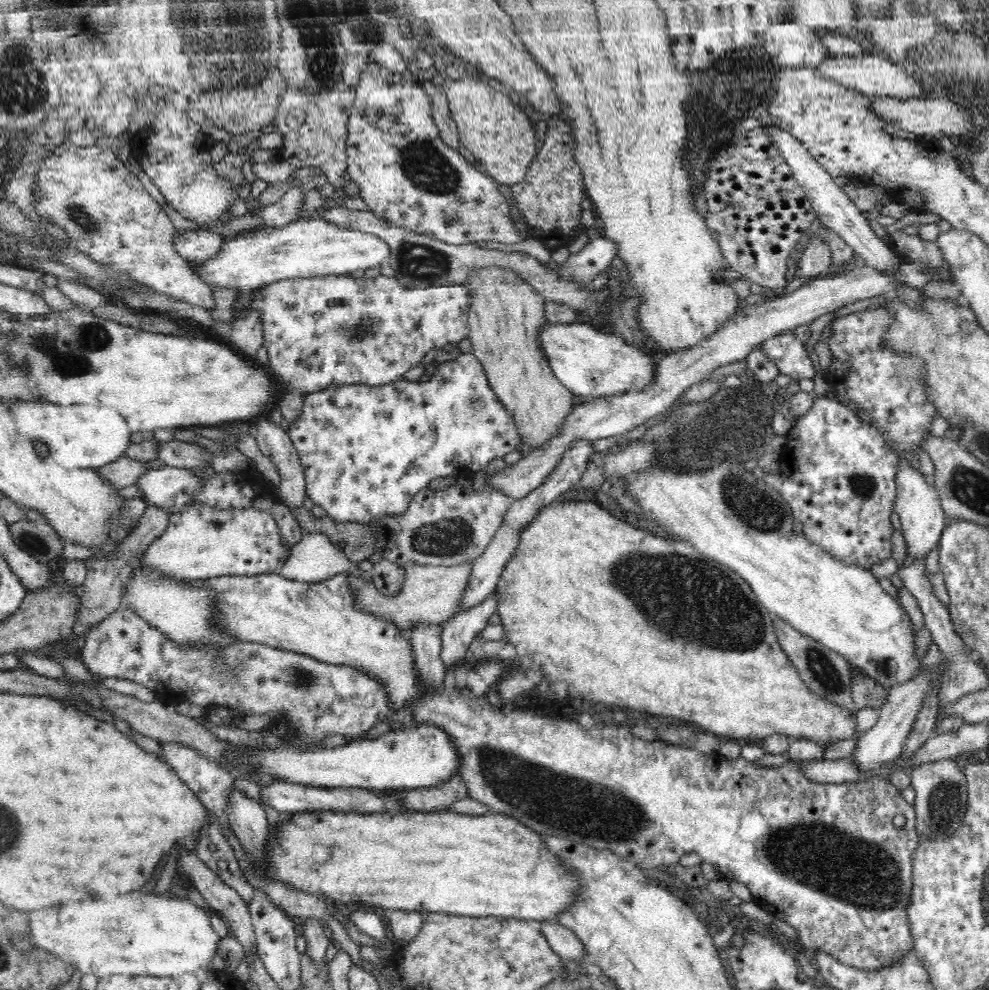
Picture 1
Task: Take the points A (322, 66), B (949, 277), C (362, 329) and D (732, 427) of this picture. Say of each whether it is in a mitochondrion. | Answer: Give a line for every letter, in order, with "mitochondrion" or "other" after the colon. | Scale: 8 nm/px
A: mitochondrion
B: other
C: mitochondrion
D: mitochondrion

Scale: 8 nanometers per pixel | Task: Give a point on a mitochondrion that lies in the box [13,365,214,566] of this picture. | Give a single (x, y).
(35, 544)

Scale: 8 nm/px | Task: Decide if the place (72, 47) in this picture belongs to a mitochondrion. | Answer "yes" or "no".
no

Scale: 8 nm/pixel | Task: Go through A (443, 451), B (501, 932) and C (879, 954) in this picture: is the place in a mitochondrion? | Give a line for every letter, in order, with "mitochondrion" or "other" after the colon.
A: other
B: other
C: mitochondrion

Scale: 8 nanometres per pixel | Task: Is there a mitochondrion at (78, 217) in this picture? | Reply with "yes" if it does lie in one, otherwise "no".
yes

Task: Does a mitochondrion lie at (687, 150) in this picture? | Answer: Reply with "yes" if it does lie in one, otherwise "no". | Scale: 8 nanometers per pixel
no

